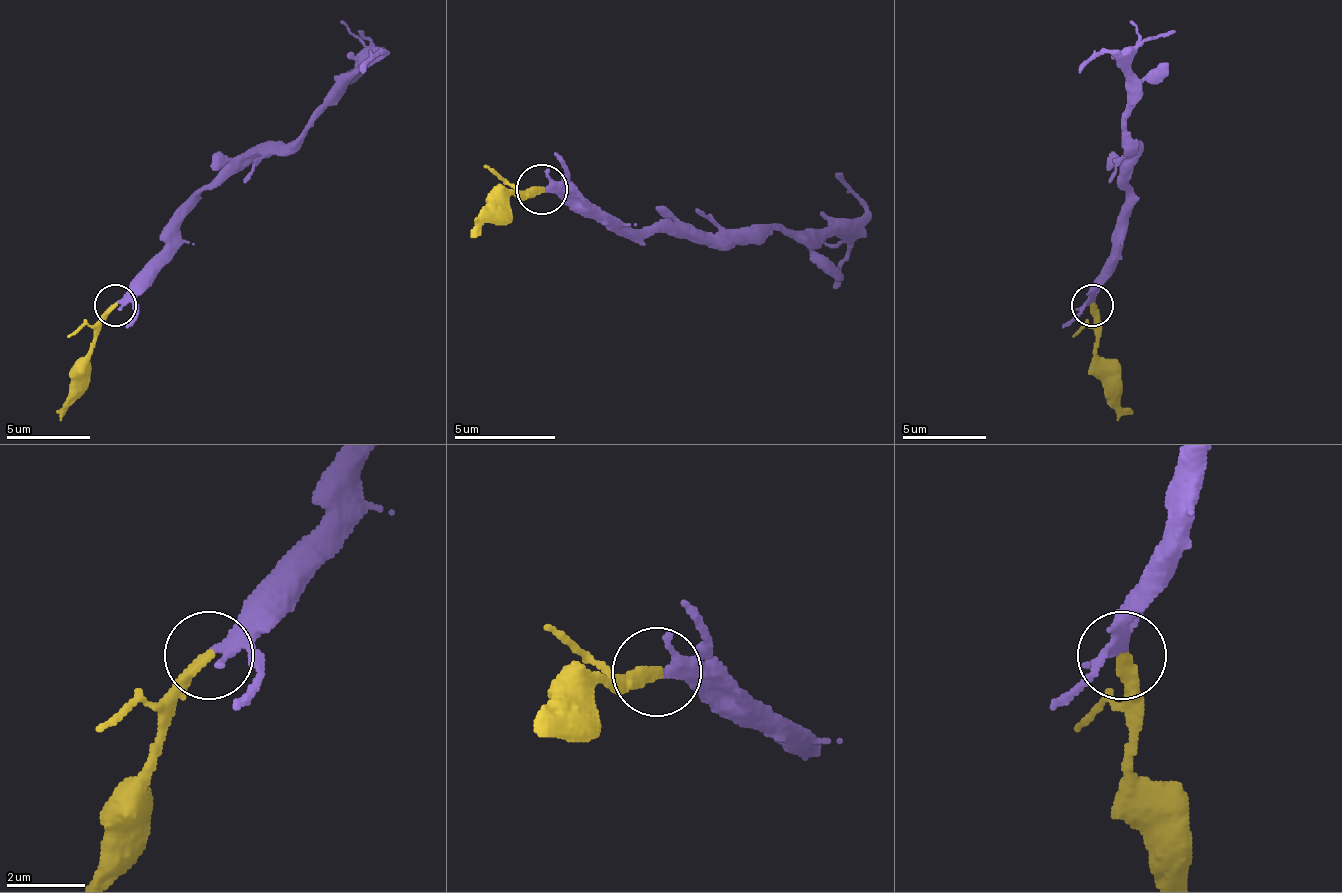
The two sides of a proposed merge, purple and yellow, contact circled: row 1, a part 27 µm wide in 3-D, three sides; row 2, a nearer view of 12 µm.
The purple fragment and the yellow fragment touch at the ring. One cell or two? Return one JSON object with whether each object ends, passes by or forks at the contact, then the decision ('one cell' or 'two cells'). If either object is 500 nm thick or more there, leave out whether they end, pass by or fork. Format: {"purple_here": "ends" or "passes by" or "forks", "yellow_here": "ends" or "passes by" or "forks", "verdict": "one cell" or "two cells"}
{"purple_here": "forks", "yellow_here": "ends", "verdict": "one cell"}

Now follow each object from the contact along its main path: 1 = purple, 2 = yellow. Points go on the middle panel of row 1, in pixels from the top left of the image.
1: (543, 188), (629, 228), (710, 233), (831, 233), (862, 208), (836, 172)
2: (543, 188), (507, 198), (477, 238)

